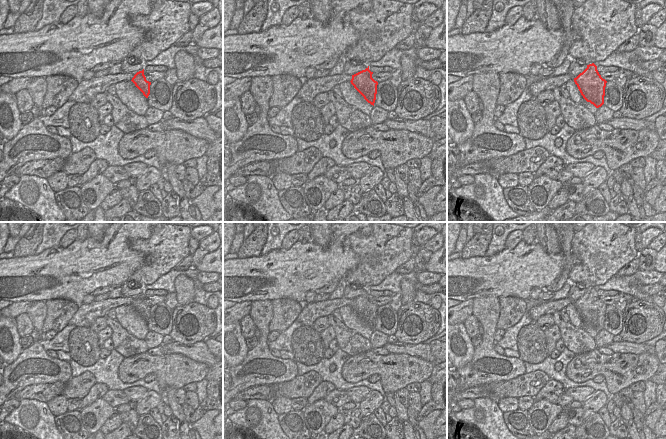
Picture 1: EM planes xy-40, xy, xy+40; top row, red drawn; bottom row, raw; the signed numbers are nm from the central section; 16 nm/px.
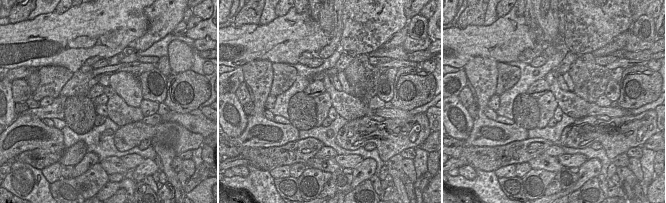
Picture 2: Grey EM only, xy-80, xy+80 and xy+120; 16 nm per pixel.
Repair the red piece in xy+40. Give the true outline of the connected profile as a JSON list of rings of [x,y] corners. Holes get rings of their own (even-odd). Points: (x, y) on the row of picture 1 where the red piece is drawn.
[[[594,63],[587,65],[587,68],[574,78],[574,82],[587,102],[596,108],[604,104],[607,81],[601,77]]]

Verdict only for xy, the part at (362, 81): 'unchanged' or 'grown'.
unchanged

